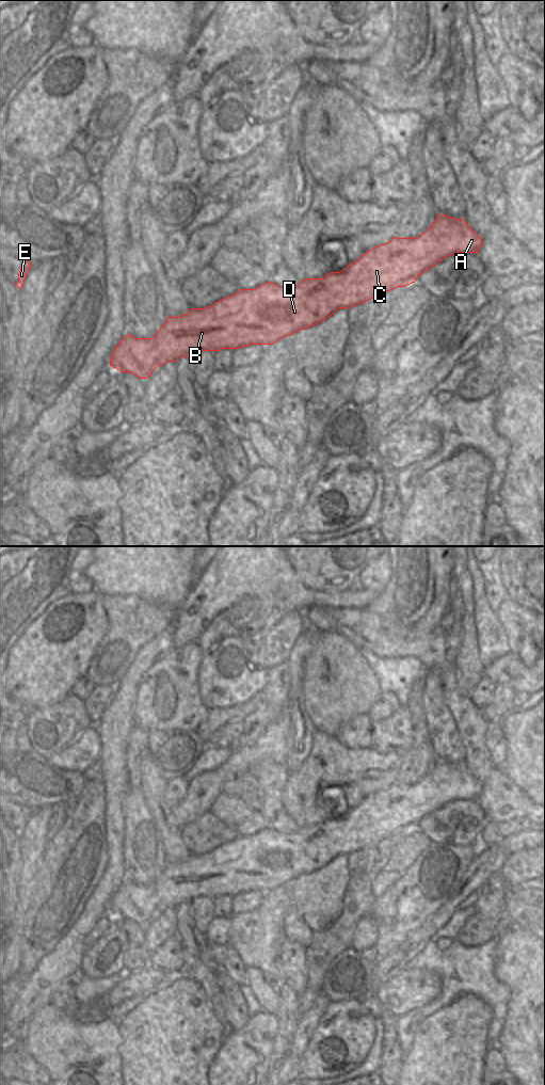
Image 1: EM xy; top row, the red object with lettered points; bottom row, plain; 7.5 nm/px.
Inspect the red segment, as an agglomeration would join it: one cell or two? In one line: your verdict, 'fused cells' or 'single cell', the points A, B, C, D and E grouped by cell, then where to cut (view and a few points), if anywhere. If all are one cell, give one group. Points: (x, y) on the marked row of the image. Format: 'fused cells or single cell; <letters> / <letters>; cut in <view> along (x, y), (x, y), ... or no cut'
single cell; A B C D E; no cut

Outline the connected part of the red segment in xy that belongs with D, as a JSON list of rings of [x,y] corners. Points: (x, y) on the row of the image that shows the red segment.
[[[438,214],[429,229],[416,238],[395,237],[364,253],[339,272],[320,278],[305,278],[294,287],[267,282],[254,289],[240,289],[211,306],[191,308],[186,315],[167,317],[151,338],[124,336],[110,356],[110,366],[147,379],[158,366],[189,357],[196,351],[239,349],[250,345],[273,345],[277,340],[311,328],[339,308],[350,308],[378,298],[417,277],[456,253],[479,253],[483,241],[464,219]]]

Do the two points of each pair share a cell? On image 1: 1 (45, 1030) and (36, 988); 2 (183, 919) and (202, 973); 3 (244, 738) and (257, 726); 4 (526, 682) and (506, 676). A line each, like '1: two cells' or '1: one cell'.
1: two cells
2: one cell
3: one cell
4: one cell

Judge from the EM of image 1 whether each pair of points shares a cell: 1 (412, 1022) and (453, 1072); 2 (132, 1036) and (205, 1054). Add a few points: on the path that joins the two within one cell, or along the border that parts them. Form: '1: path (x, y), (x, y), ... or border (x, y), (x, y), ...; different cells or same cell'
1: border (436, 1011), (417, 1028), (407, 1051); different cells
2: path (150, 1037), (179, 1039), (187, 1047); same cell

